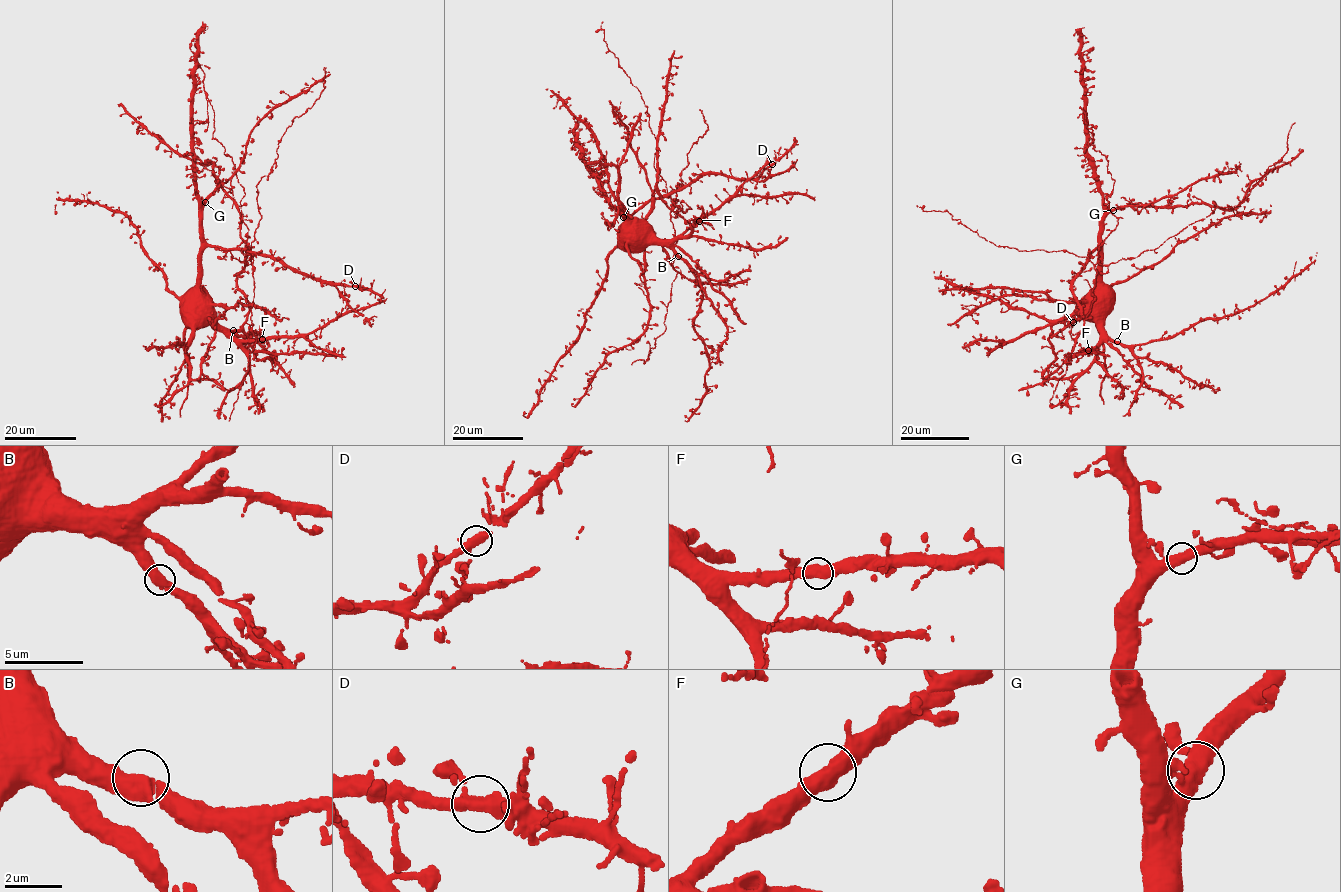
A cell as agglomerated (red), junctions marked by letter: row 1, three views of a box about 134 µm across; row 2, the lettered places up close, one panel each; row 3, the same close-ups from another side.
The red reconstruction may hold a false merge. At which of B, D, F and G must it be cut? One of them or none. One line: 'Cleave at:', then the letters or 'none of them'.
Cleave at: none of them

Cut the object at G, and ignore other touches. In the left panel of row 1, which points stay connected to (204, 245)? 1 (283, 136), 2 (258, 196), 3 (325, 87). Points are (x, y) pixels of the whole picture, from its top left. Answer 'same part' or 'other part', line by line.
1: same part
2: same part
3: same part

